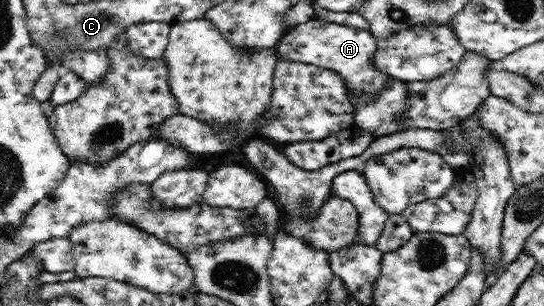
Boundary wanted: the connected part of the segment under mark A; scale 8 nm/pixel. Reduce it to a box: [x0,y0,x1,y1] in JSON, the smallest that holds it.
[275,17,387,91]

